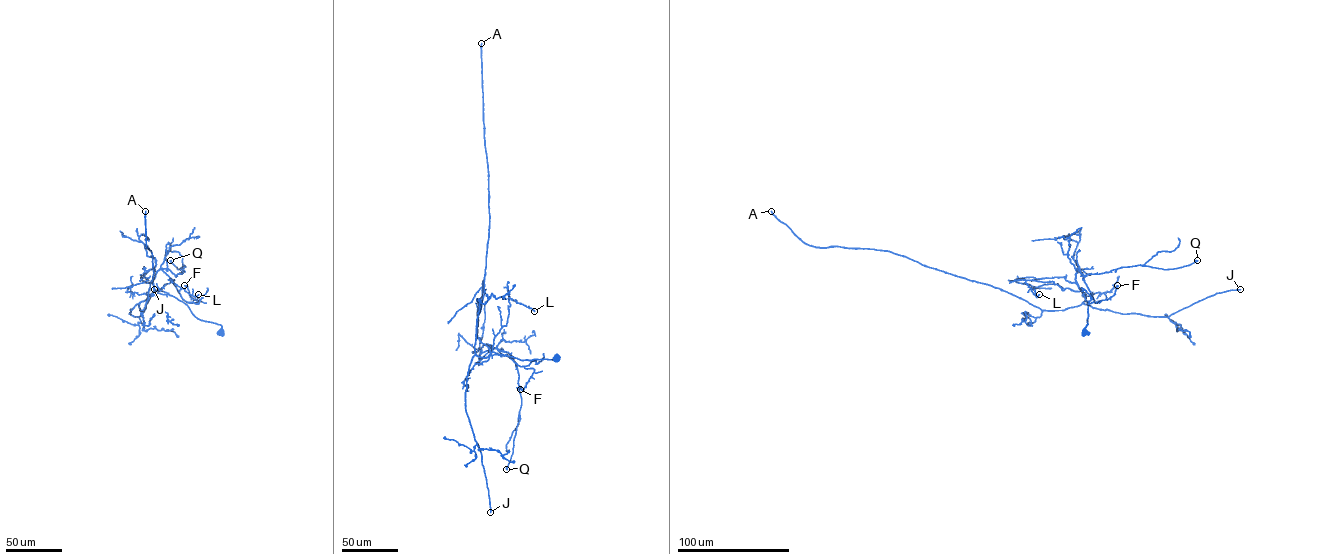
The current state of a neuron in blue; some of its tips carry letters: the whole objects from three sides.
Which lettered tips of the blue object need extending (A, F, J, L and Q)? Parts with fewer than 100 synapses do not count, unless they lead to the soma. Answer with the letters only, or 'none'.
A, J

